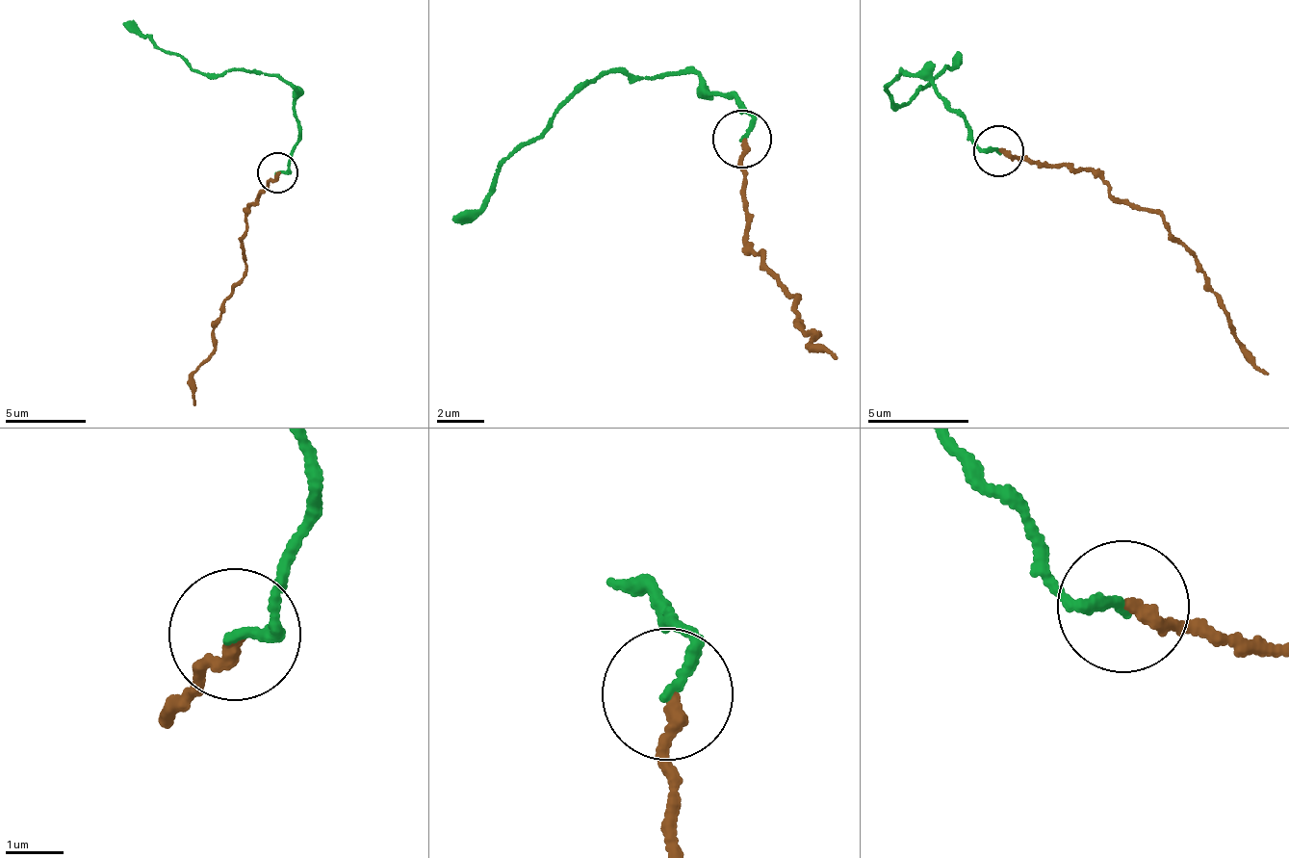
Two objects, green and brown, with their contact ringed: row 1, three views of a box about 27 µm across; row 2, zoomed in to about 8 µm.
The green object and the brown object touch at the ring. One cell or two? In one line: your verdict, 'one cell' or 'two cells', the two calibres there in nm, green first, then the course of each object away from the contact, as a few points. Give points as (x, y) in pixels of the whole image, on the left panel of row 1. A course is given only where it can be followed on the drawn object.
one cell; 180 nm thick on the green side, 200 nm on the other; green runs (279, 171), (289, 169), (299, 121), (296, 86), (238, 70), (206, 76), (121, 24); brown runs (279, 171), (249, 204), (244, 236), (246, 266), (225, 307), (211, 358), (194, 373), (194, 403)

